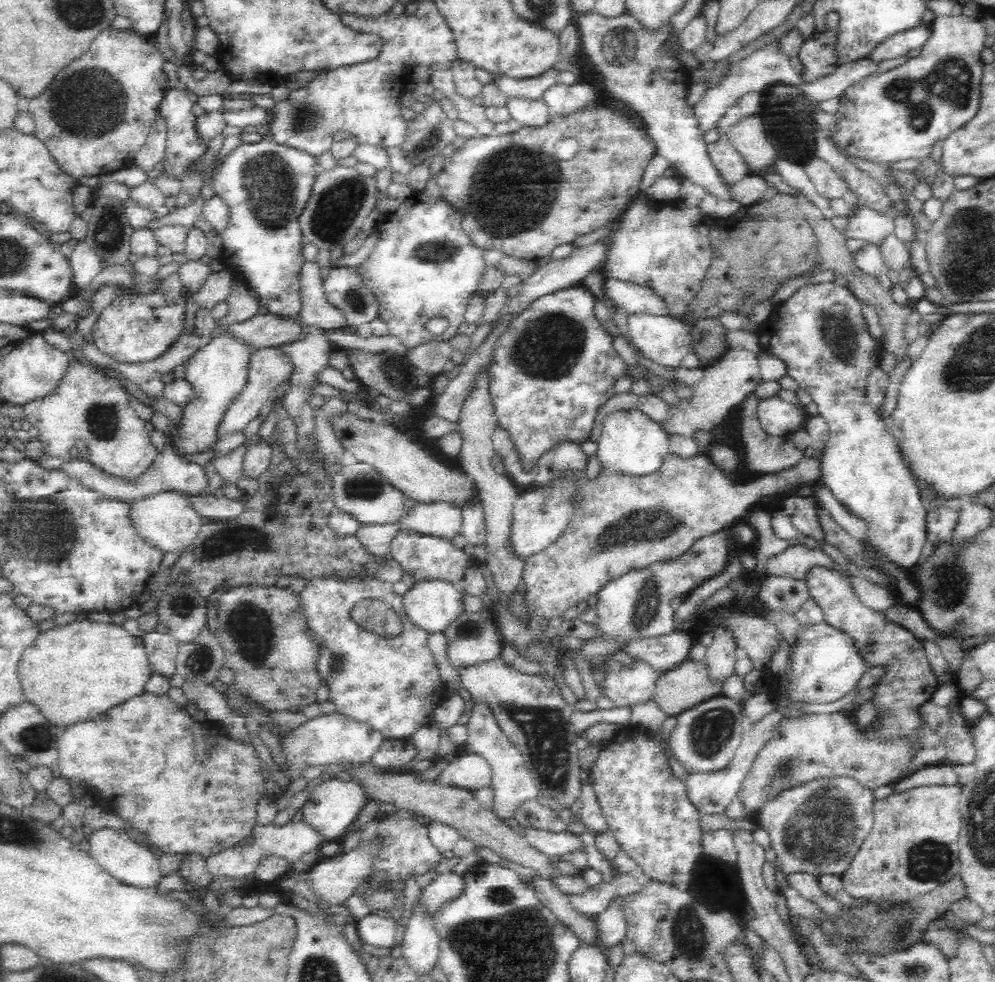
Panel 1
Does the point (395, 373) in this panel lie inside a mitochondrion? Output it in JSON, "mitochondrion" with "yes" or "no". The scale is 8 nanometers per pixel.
{"mitochondrion":"yes"}

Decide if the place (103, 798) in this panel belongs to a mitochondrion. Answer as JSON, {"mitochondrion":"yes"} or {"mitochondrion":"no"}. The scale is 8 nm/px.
{"mitochondrion":"no"}

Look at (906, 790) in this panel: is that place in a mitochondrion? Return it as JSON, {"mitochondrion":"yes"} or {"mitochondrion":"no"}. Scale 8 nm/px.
{"mitochondrion":"no"}

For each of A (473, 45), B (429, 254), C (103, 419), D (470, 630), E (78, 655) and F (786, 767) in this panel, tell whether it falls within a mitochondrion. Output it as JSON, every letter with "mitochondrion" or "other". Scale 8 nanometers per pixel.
{"A":"other","B":"mitochondrion","C":"mitochondrion","D":"mitochondrion","E":"other","F":"mitochondrion"}

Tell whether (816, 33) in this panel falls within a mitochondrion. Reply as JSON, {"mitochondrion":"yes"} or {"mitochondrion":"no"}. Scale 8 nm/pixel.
{"mitochondrion":"no"}

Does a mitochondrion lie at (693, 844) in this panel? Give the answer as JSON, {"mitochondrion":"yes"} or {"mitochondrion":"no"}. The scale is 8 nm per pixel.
{"mitochondrion":"no"}

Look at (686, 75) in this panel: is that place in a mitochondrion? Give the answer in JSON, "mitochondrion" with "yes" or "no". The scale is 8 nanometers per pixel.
{"mitochondrion":"no"}

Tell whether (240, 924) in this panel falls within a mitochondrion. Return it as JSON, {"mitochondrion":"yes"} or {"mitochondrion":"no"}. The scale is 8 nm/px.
{"mitochondrion":"no"}

